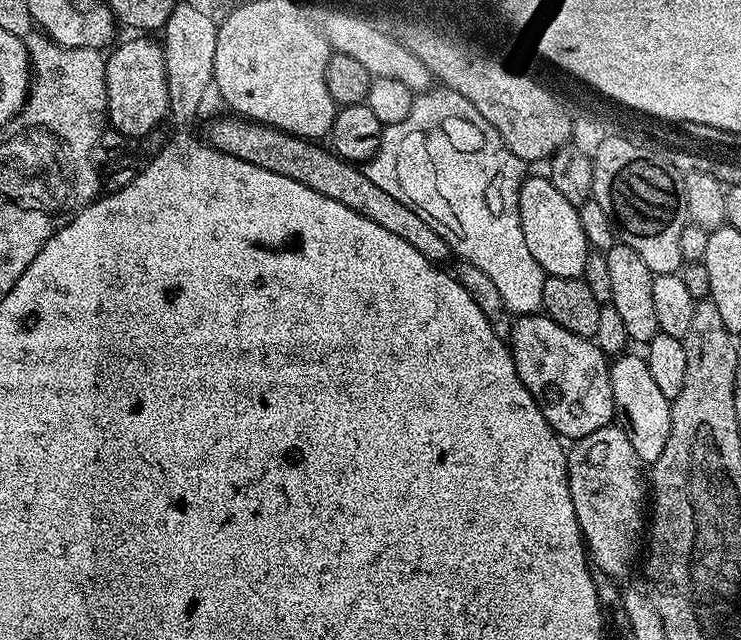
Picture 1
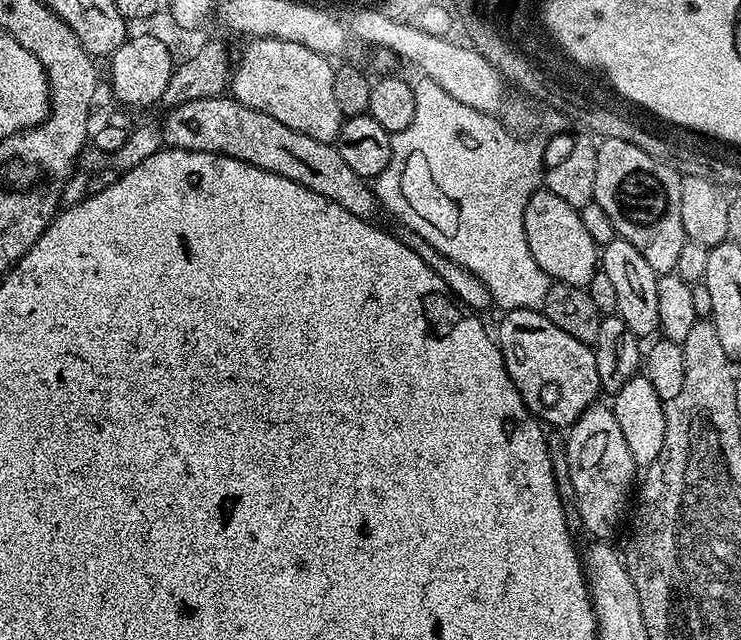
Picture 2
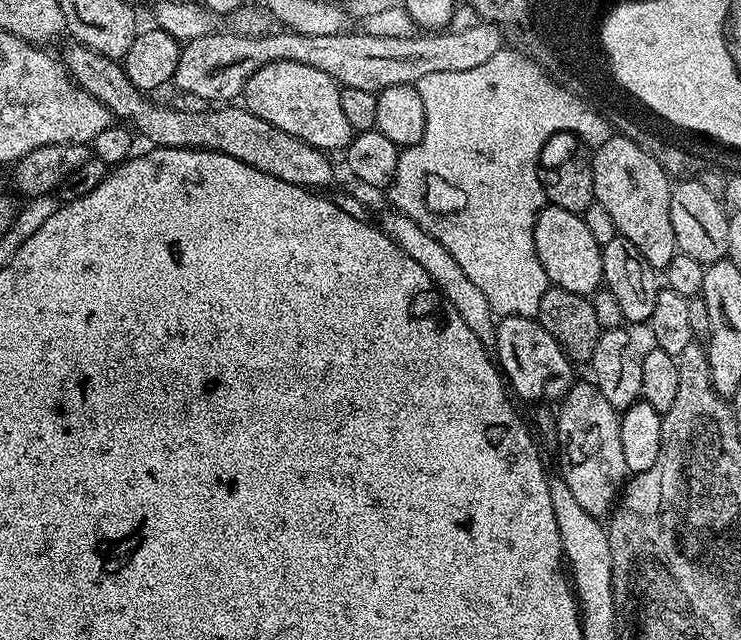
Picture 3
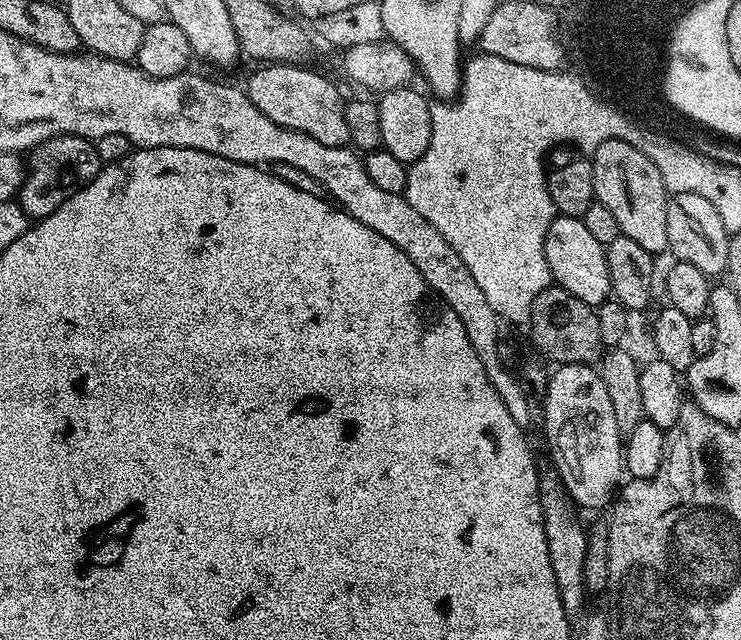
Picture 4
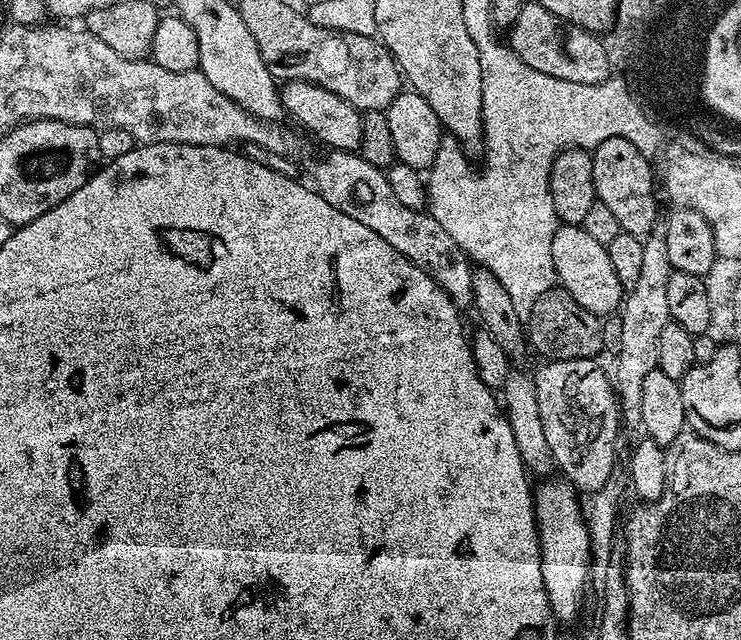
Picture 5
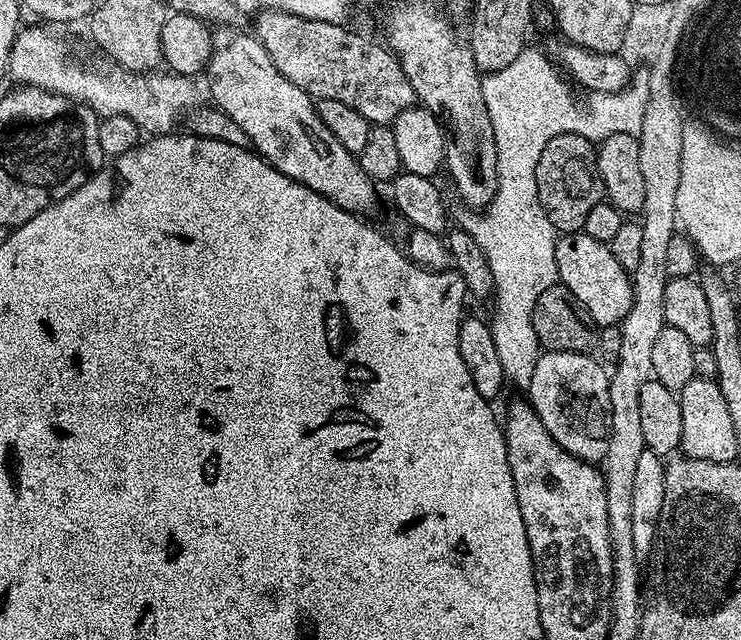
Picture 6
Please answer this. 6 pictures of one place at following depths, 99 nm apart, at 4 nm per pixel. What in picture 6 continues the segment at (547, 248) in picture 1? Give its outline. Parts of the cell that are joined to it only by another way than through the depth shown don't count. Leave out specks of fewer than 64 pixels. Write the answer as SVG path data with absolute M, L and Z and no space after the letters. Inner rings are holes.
M583 230L561 235L556 242L556 265L559 283L565 284L570 294L574 294L574 298L578 298L582 306L586 306L590 318L594 318L598 326L619 326L626 314L630 314L630 274L622 266L618 266L608 245L590 238Z

